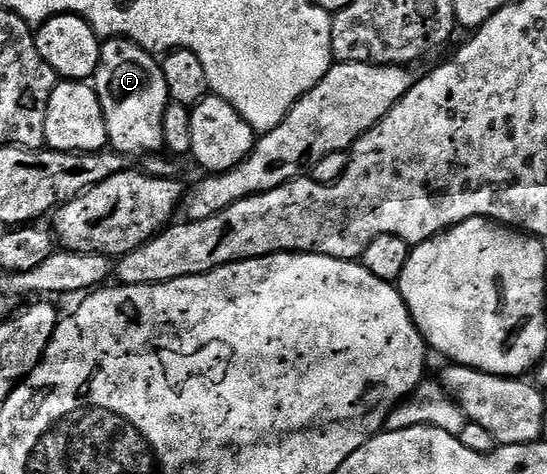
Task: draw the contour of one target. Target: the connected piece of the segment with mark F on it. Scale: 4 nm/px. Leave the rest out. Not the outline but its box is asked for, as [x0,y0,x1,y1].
[91,38,171,156]

